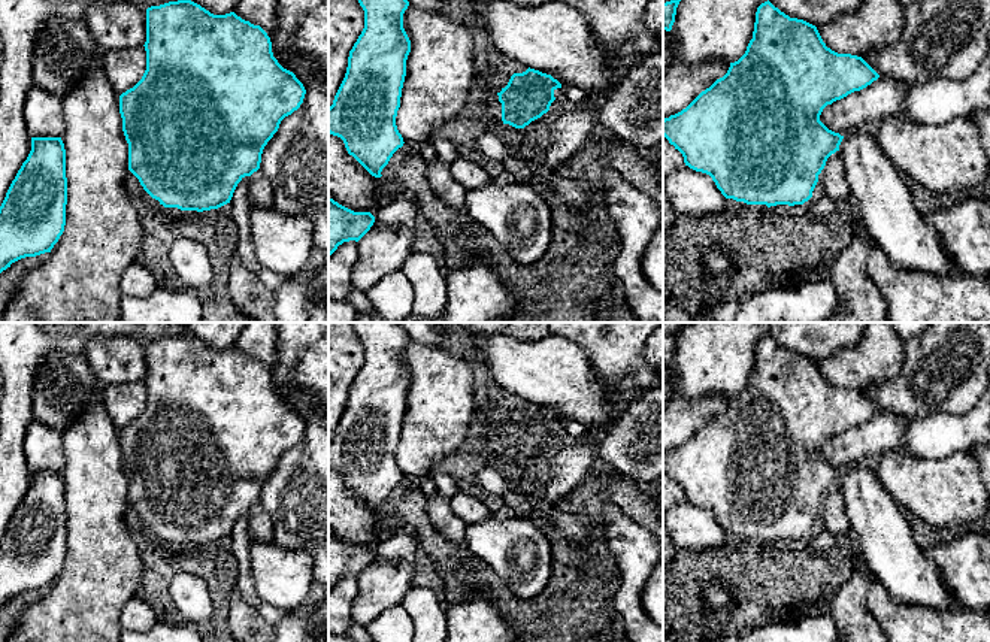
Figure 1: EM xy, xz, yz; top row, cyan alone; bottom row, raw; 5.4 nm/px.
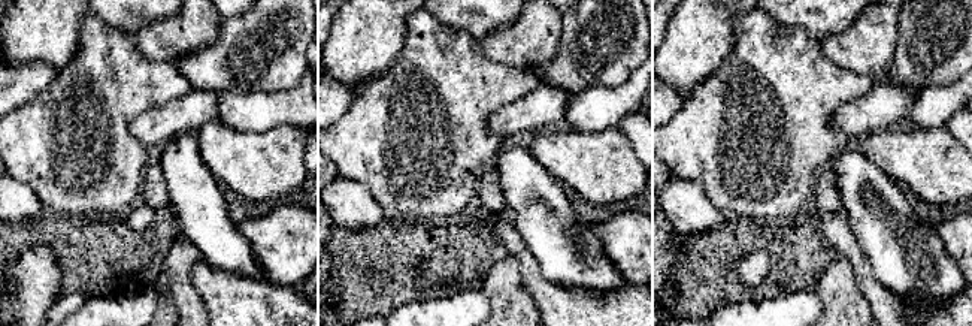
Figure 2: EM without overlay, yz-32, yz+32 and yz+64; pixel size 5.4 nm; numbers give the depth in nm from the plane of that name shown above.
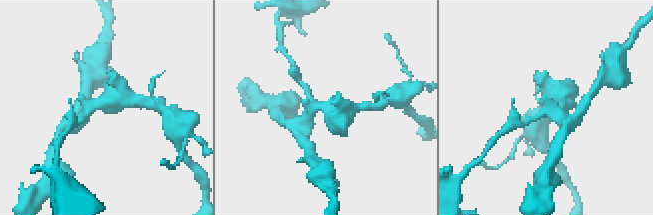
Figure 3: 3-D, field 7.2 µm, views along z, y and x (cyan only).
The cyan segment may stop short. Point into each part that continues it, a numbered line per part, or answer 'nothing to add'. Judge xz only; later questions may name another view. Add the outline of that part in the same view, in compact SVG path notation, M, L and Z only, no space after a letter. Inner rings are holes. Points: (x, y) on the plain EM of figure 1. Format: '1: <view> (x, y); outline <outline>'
nothing to add

